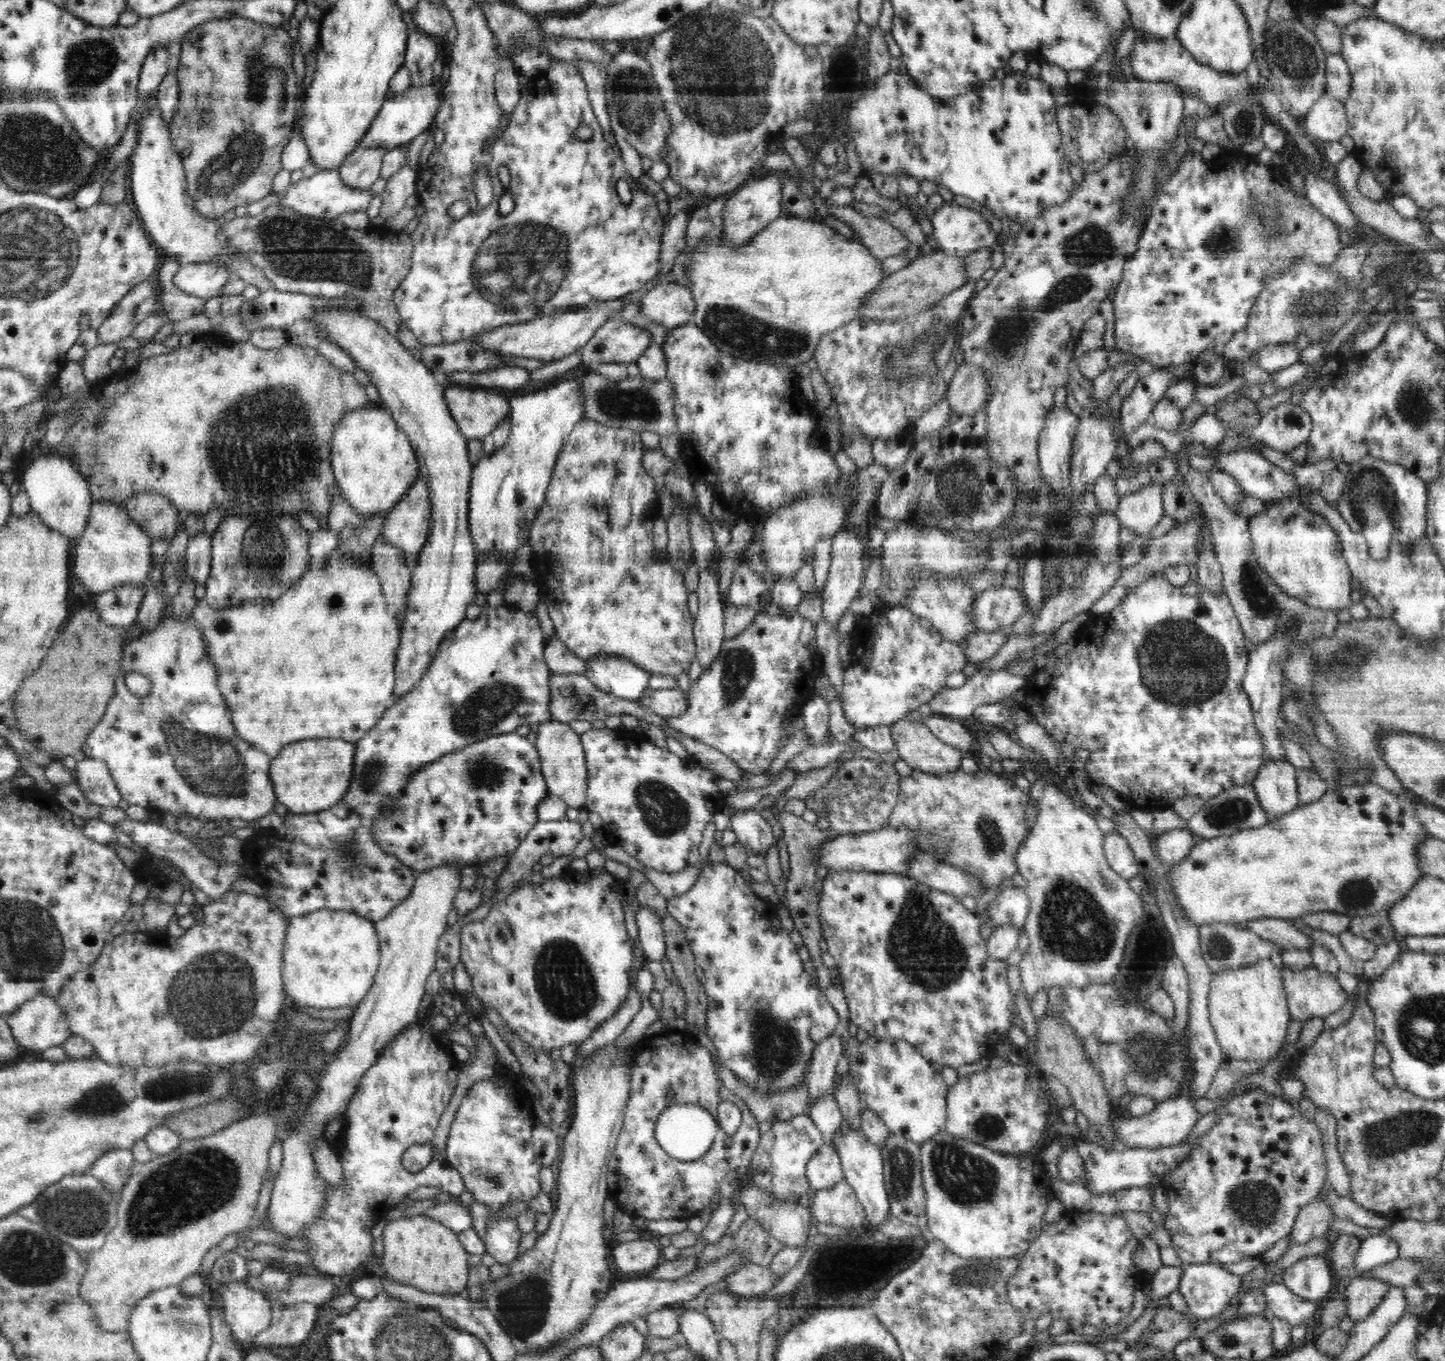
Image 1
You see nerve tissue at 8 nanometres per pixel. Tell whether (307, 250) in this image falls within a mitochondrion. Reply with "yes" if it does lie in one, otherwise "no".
yes

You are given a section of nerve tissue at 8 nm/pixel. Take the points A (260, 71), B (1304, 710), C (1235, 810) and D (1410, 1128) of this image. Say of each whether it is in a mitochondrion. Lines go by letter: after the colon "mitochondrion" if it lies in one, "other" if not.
A: mitochondrion
B: mitochondrion
C: mitochondrion
D: mitochondrion

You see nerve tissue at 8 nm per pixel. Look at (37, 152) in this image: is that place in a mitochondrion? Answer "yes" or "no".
yes

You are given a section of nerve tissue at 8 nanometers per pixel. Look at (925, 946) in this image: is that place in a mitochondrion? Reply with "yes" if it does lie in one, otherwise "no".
yes

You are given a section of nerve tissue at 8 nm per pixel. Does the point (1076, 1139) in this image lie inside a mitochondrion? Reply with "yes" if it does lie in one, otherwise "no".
no

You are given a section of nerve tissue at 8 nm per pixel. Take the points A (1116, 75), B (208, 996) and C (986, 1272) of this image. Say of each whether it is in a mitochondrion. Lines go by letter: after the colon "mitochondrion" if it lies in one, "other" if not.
A: other
B: mitochondrion
C: mitochondrion

